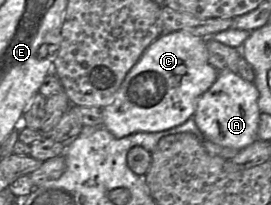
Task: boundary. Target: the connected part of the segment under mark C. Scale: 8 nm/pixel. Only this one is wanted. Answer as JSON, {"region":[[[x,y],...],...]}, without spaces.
{"region":[[[188,31],[162,34],[127,73],[112,103],[100,108],[102,126],[122,138],[181,125],[194,116],[197,100],[214,84],[218,73],[209,61],[206,38]]]}

